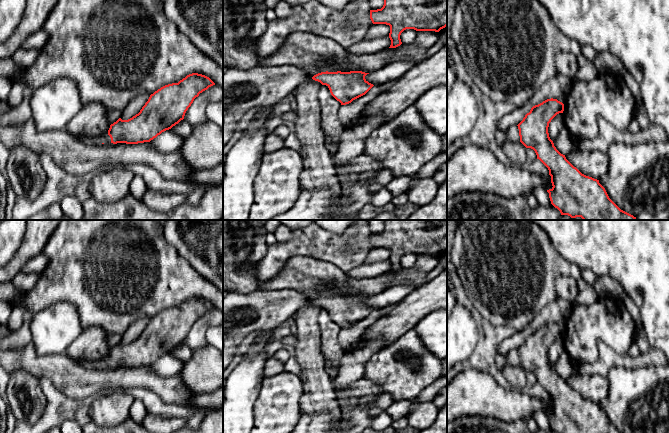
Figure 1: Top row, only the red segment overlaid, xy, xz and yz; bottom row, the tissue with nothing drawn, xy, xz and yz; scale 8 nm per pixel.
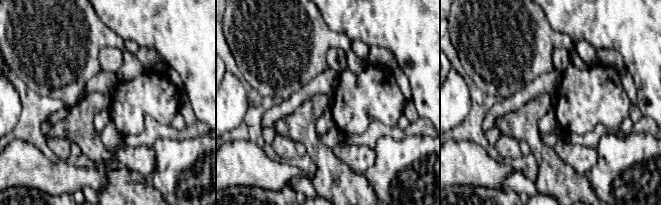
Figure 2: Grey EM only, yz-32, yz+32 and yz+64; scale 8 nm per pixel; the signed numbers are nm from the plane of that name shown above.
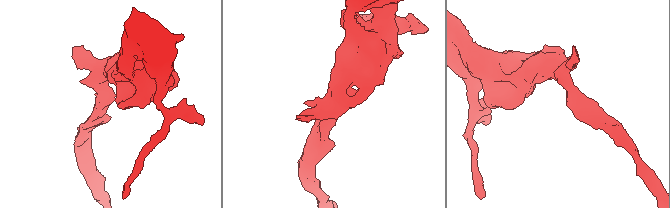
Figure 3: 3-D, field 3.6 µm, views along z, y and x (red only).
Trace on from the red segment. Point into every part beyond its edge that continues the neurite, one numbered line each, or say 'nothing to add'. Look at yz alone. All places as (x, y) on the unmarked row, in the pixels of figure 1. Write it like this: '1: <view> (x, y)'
1: yz (512, 357)

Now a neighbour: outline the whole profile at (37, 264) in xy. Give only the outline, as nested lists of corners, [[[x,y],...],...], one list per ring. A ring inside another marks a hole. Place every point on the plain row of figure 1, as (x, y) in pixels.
[[[40,254],[30,259],[22,268],[23,273],[38,273],[41,274],[48,264],[48,258],[44,254]]]

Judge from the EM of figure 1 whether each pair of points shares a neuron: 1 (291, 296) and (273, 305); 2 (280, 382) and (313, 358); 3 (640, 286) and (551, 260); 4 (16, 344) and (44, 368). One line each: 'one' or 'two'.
1: one
2: two
3: two
4: two

